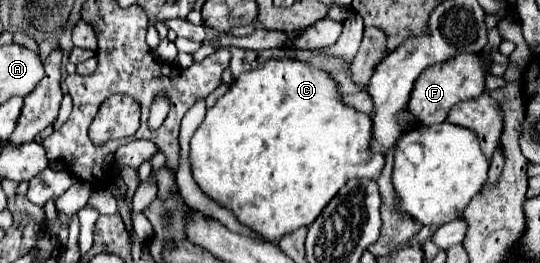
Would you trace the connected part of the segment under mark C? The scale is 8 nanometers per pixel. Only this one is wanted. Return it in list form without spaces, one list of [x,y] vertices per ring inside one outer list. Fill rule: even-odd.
[[[270,58],[264,64],[260,64],[258,68],[250,70],[250,72],[244,72],[240,78],[236,78],[234,84],[230,86],[230,90],[224,96],[220,96],[212,108],[206,110],[206,116],[204,116],[202,124],[196,128],[196,132],[190,140],[190,166],[192,166],[192,176],[194,176],[196,184],[202,188],[202,192],[208,198],[212,198],[220,206],[232,210],[242,224],[250,226],[252,230],[262,234],[266,240],[278,242],[282,234],[294,232],[300,226],[310,226],[318,218],[322,208],[344,186],[346,180],[350,180],[350,178],[378,180],[378,176],[382,174],[382,168],[384,168],[384,154],[374,152],[370,148],[370,144],[372,144],[372,116],[364,114],[364,112],[358,112],[356,108],[348,106],[340,96],[338,82],[328,72],[318,70],[310,62],[302,62],[302,60],[296,60],[296,58],[278,58],[278,60]]]

